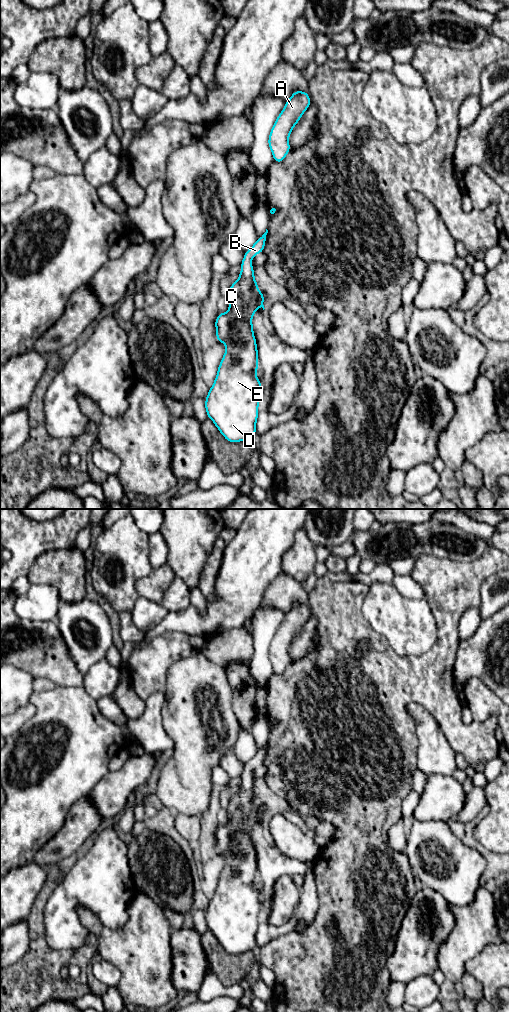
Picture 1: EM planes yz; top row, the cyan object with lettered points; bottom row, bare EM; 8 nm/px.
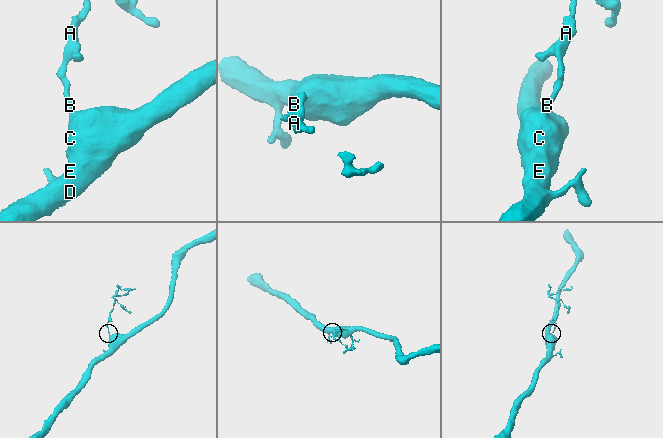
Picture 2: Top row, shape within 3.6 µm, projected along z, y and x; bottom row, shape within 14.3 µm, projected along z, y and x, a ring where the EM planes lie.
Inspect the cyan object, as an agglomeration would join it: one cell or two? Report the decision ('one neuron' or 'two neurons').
one neuron

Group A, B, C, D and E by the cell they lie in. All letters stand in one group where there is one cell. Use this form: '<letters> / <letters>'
A B C D E

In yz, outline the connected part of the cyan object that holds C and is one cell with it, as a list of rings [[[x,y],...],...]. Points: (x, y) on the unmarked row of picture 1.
[[[268,742],[249,760],[241,775],[241,785],[227,805],[229,822],[220,825],[215,832],[217,853],[226,857],[226,863],[219,876],[214,895],[205,911],[208,930],[216,937],[224,950],[232,955],[252,951],[256,946],[258,916],[262,907],[261,893],[257,890],[258,862],[253,844],[252,829],[259,819],[264,817],[264,807],[258,801],[251,775],[253,769],[262,765]]]

